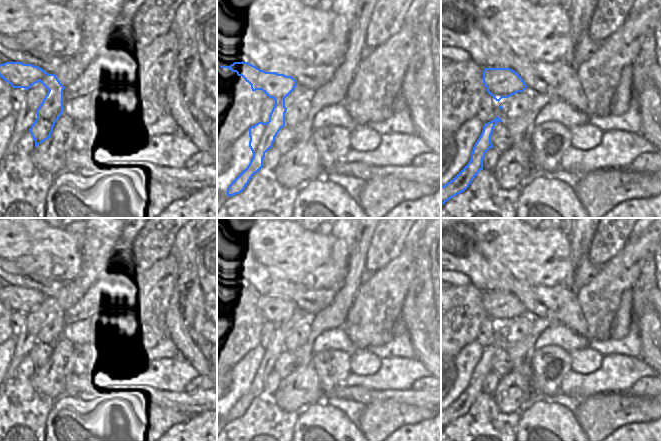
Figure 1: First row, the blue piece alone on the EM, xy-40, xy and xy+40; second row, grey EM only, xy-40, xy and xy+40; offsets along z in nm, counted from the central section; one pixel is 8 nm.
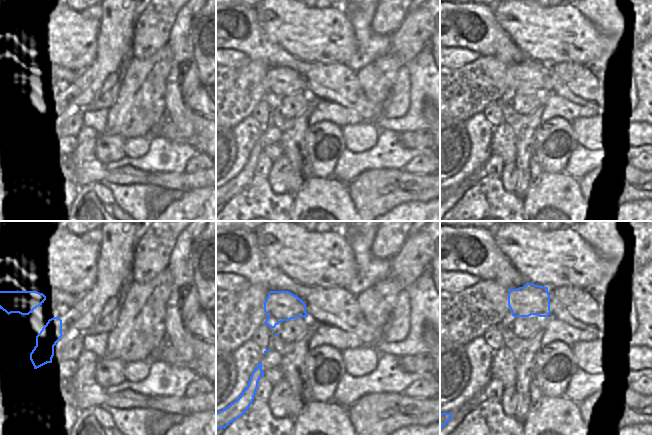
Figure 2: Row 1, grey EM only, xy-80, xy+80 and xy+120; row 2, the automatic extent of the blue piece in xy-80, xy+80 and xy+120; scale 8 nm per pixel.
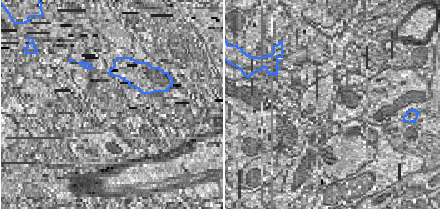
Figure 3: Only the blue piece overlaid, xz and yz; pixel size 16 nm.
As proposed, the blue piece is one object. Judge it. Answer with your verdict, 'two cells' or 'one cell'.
two cells

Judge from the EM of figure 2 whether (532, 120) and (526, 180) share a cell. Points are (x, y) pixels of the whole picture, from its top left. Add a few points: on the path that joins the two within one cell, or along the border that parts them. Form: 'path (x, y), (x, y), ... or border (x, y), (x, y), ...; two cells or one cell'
path (526, 135), (526, 165); one cell

